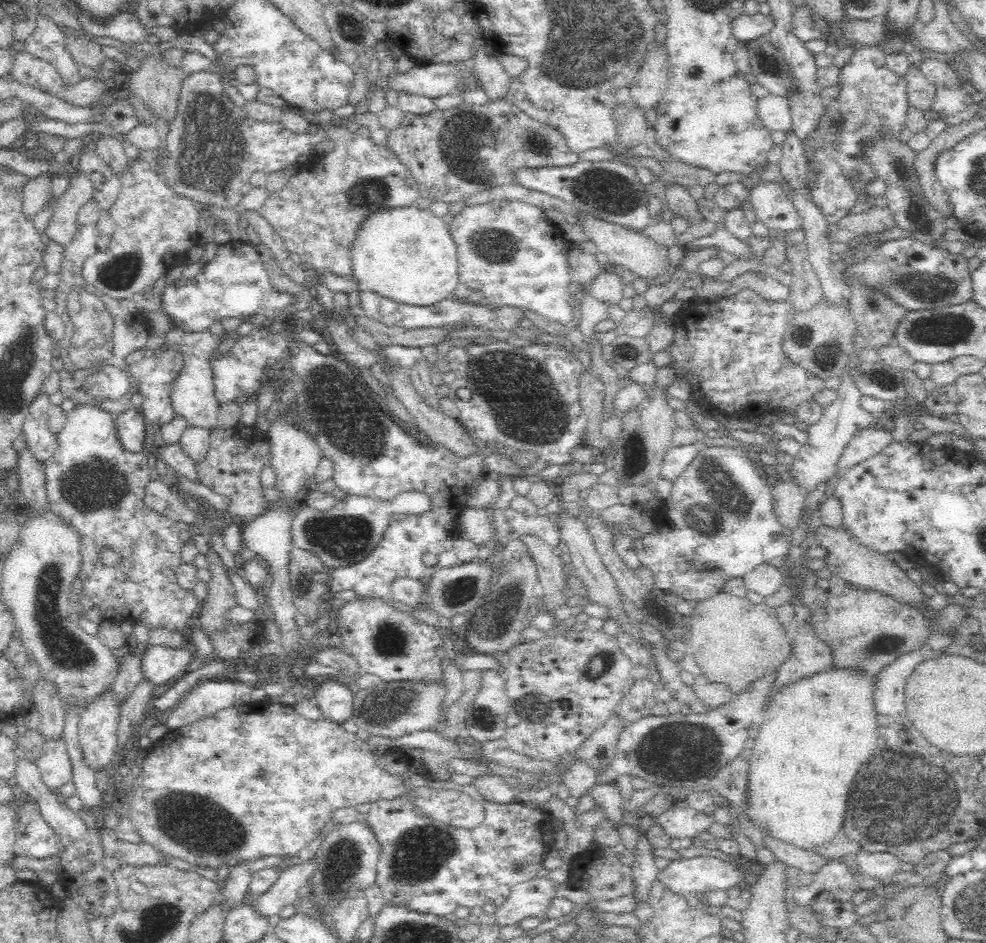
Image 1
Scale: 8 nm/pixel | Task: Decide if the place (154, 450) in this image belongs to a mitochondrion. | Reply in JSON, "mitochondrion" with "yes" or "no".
{"mitochondrion":"no"}

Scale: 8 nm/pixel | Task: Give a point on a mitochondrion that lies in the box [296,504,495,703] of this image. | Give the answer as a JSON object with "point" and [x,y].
{"point":[347,537]}

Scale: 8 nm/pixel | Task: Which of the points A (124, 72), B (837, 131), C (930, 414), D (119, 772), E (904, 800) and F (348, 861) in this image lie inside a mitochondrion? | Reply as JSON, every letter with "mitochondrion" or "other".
{"A":"other","B":"mitochondrion","C":"other","D":"other","E":"mitochondrion","F":"mitochondrion"}

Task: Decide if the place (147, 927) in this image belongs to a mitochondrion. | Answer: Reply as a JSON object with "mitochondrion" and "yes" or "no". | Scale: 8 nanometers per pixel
{"mitochondrion":"yes"}

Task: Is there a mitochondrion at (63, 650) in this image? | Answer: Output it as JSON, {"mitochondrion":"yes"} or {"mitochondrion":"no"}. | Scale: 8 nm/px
{"mitochondrion":"yes"}

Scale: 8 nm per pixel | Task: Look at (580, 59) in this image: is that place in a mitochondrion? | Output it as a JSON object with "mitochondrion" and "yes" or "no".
{"mitochondrion":"yes"}

